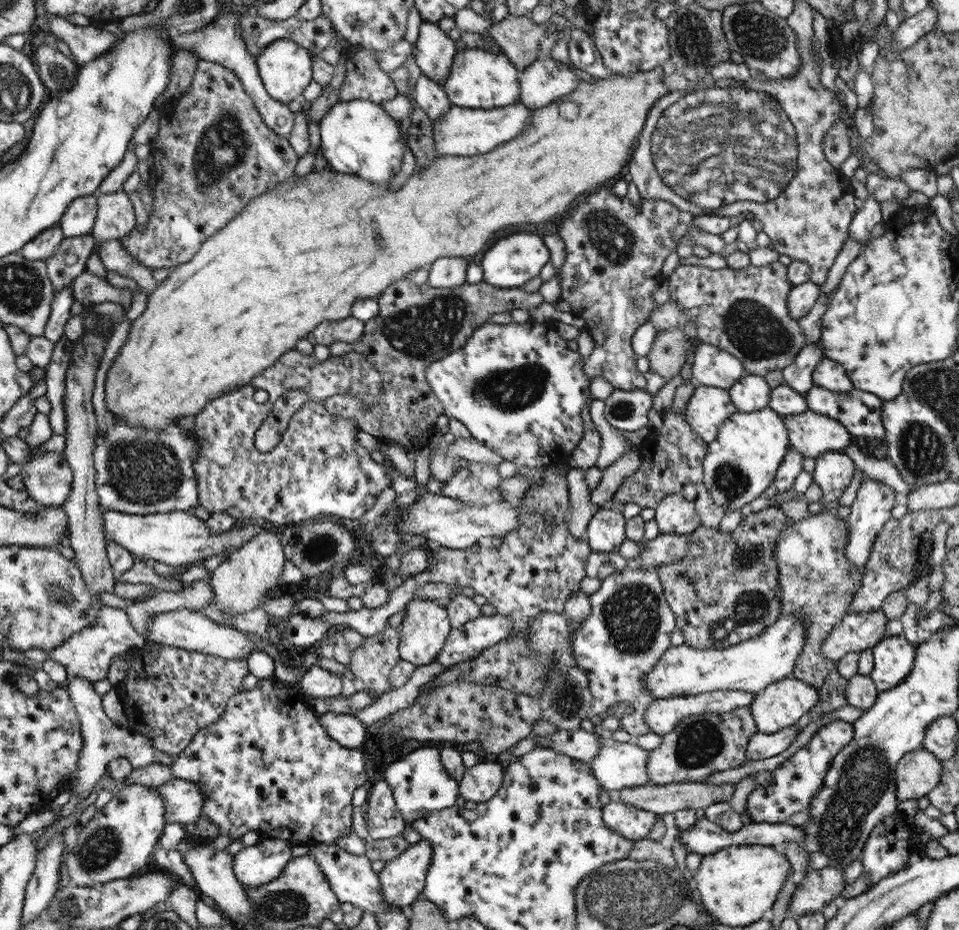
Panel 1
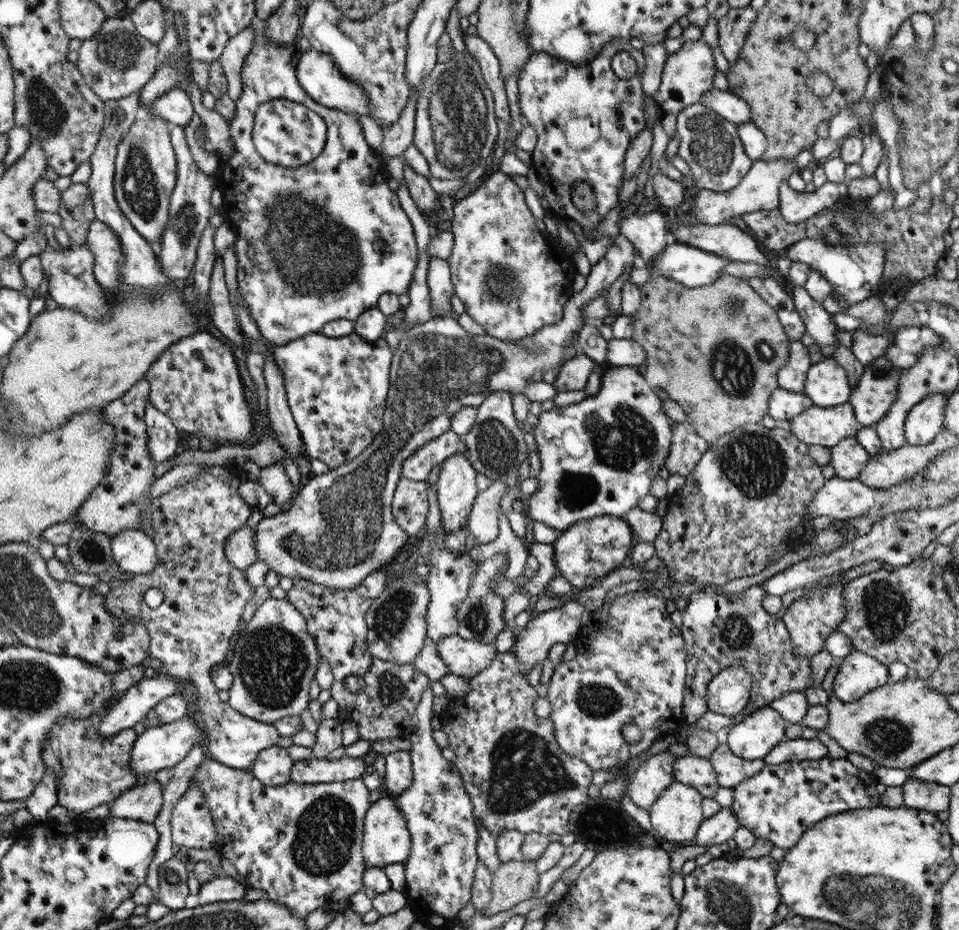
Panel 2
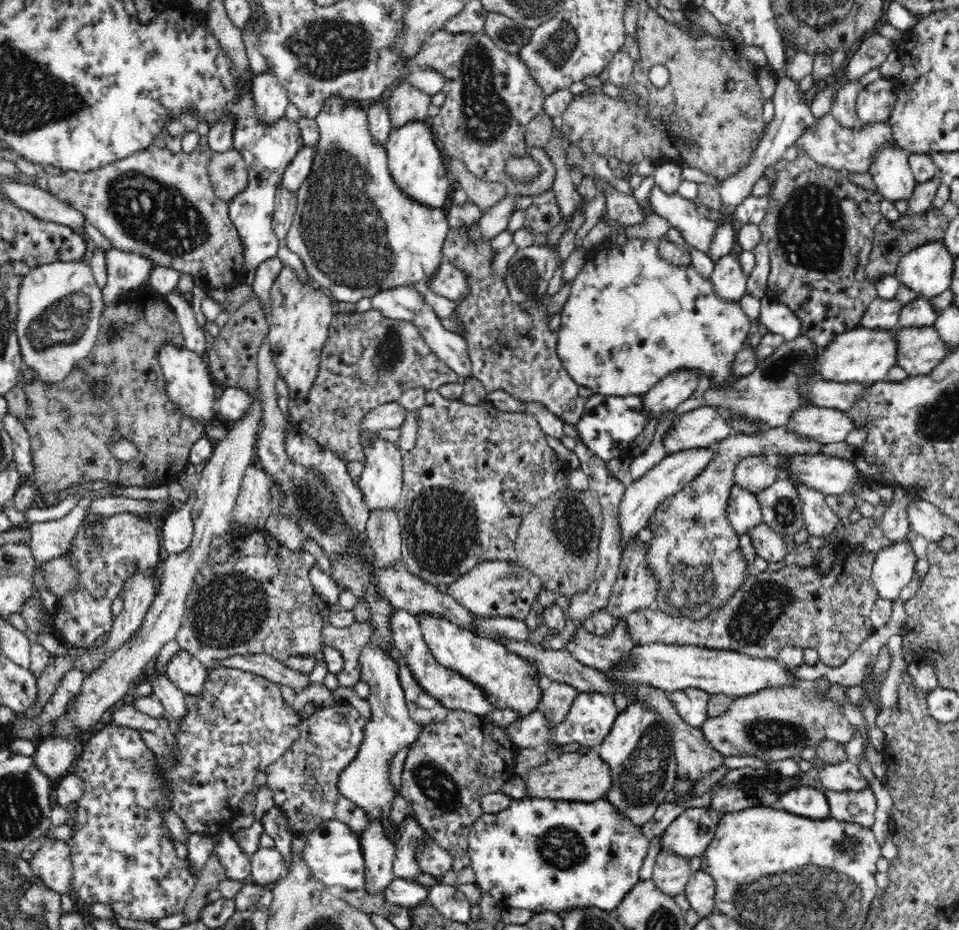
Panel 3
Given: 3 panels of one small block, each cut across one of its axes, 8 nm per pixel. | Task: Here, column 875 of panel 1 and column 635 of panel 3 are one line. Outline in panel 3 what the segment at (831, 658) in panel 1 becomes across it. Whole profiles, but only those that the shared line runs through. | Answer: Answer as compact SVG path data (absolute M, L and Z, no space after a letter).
M860 544L837 545L840 555L830 570L820 572L815 565L800 567L791 561L778 571L753 572L747 576L742 586L732 598L720 608L714 608L702 620L692 620L687 616L670 616L659 607L632 612L624 618L628 634L636 645L650 642L676 645L692 645L716 650L734 651L754 658L779 659L779 652L786 646L800 649L814 648L824 667L838 668L845 665L859 646L875 631L871 621L873 604L878 600L878 591L871 579L875 553L865 552Z

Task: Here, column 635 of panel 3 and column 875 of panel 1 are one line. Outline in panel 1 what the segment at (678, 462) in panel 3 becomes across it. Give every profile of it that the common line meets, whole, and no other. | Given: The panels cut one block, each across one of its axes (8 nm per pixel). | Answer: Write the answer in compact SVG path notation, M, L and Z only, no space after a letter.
M865 477L861 482L856 497L851 505L850 515L845 519L847 525L847 539L844 547L844 556L848 558L852 568L865 566L870 558L871 548L874 539L880 533L880 530L888 523L891 518L891 510L896 499L896 490L892 486L888 486L886 482L873 480Z

